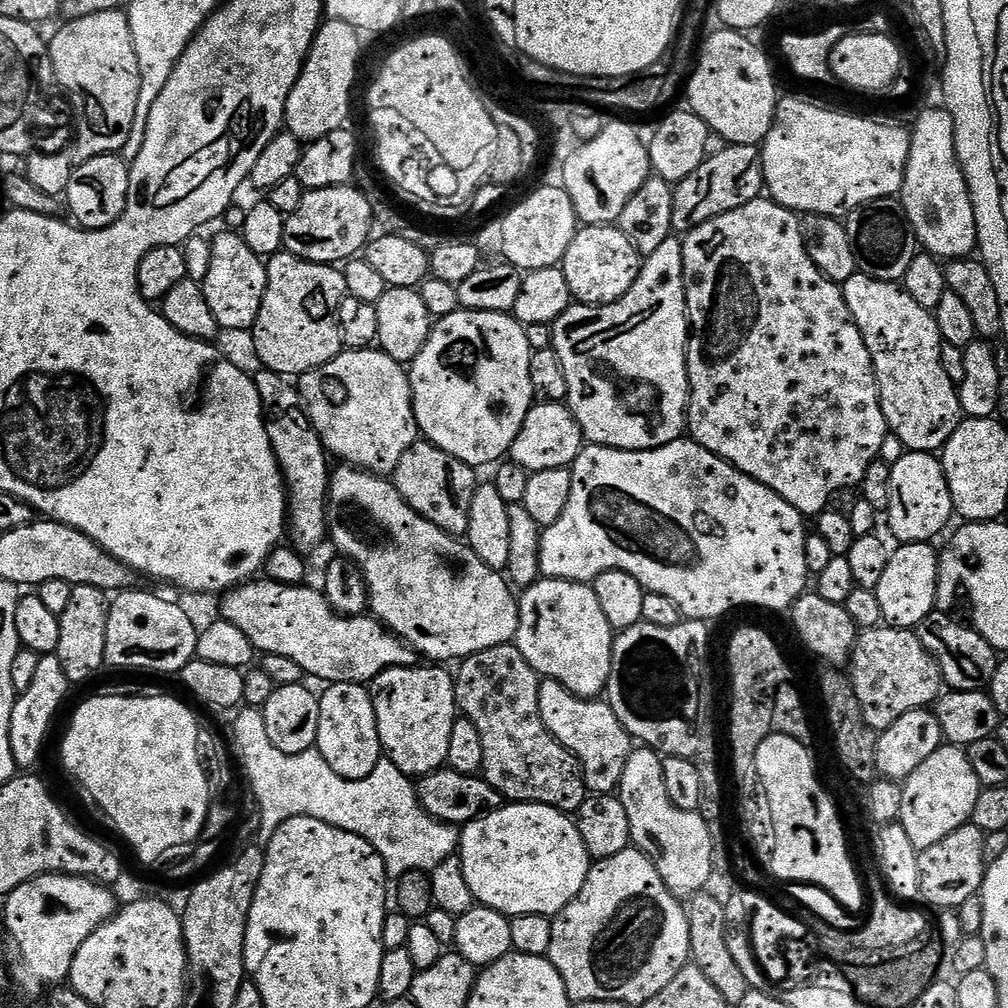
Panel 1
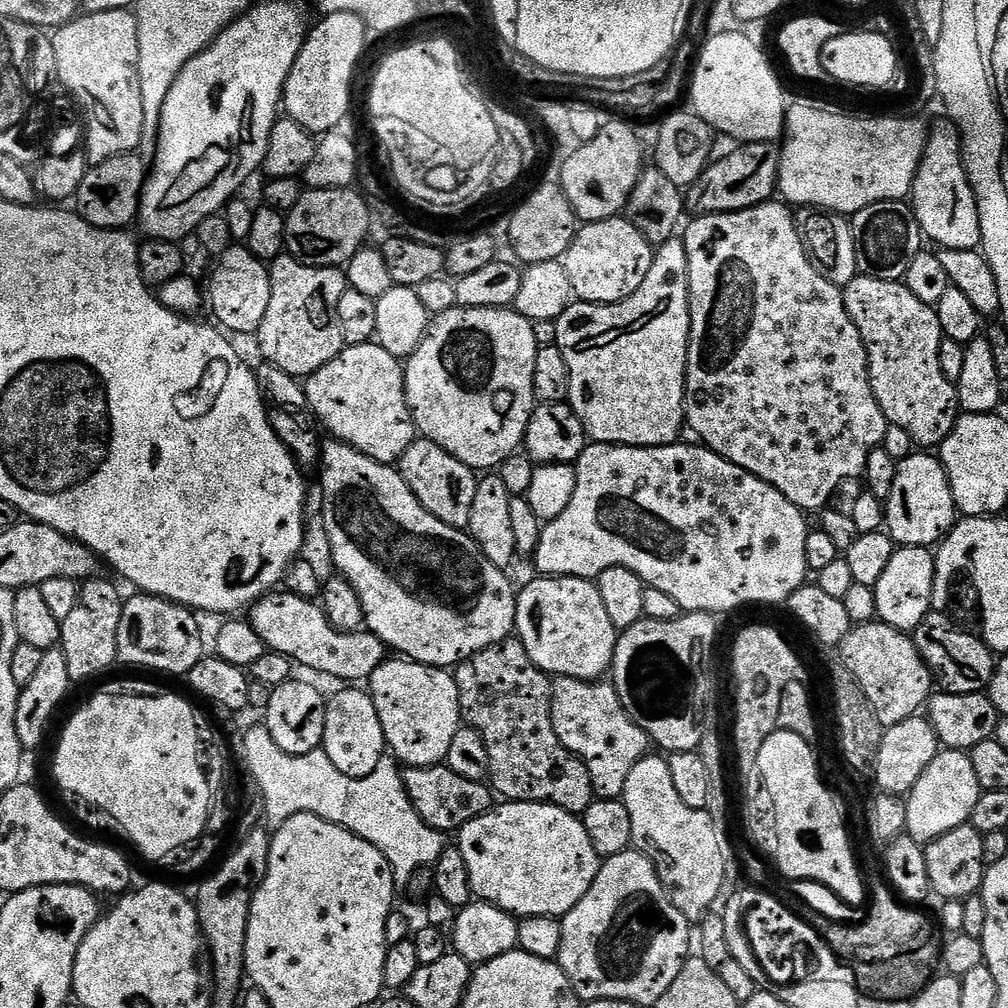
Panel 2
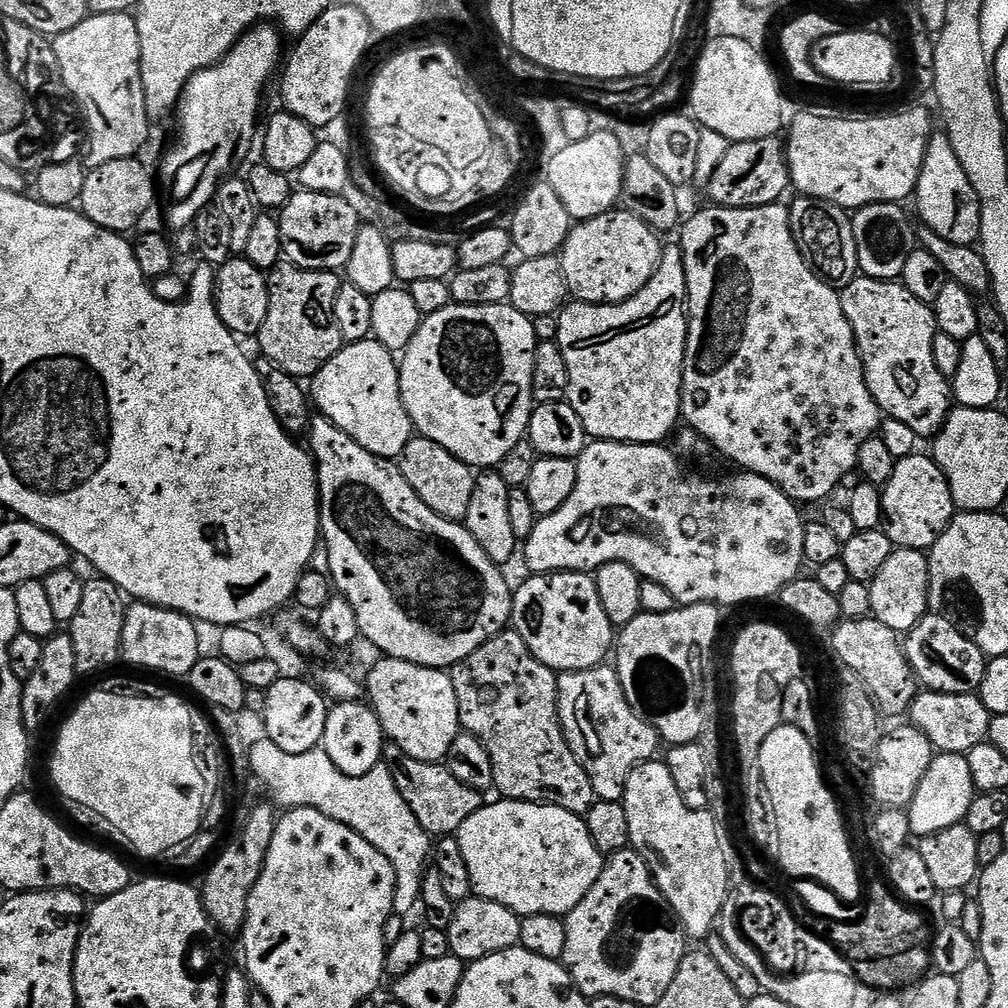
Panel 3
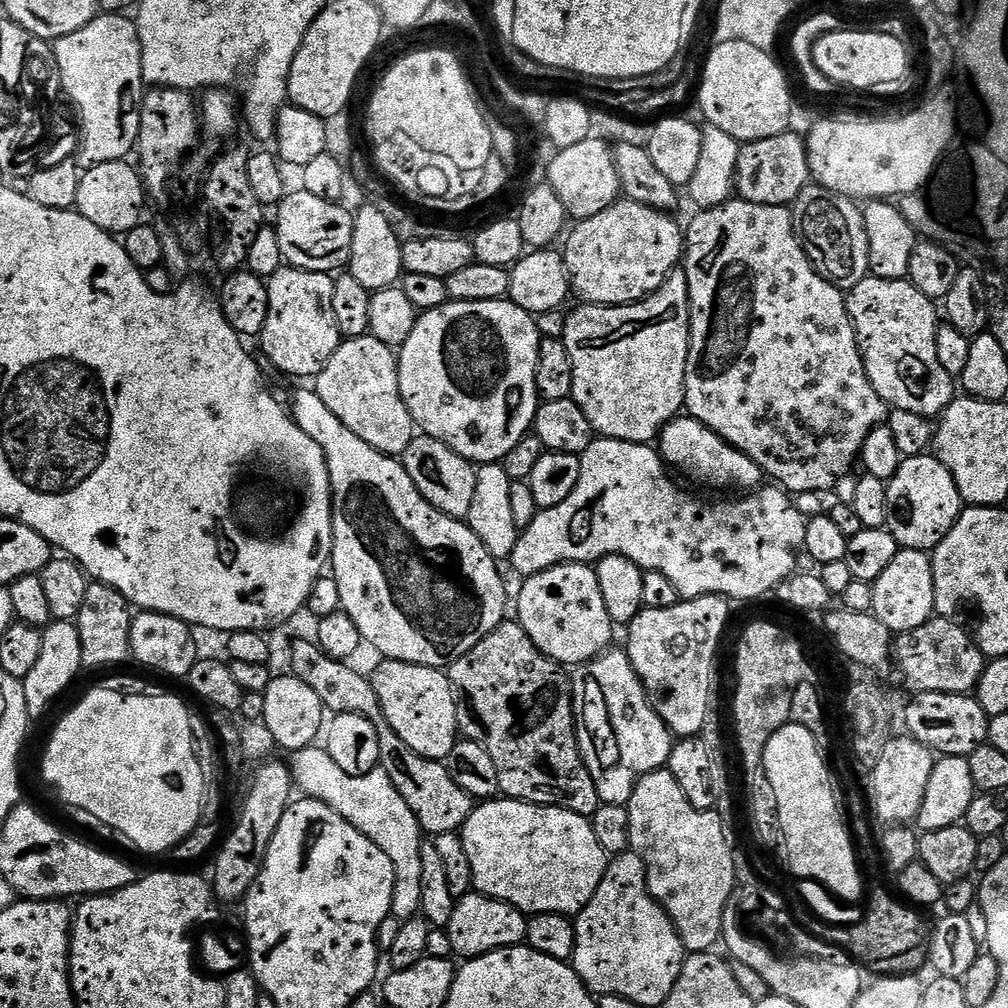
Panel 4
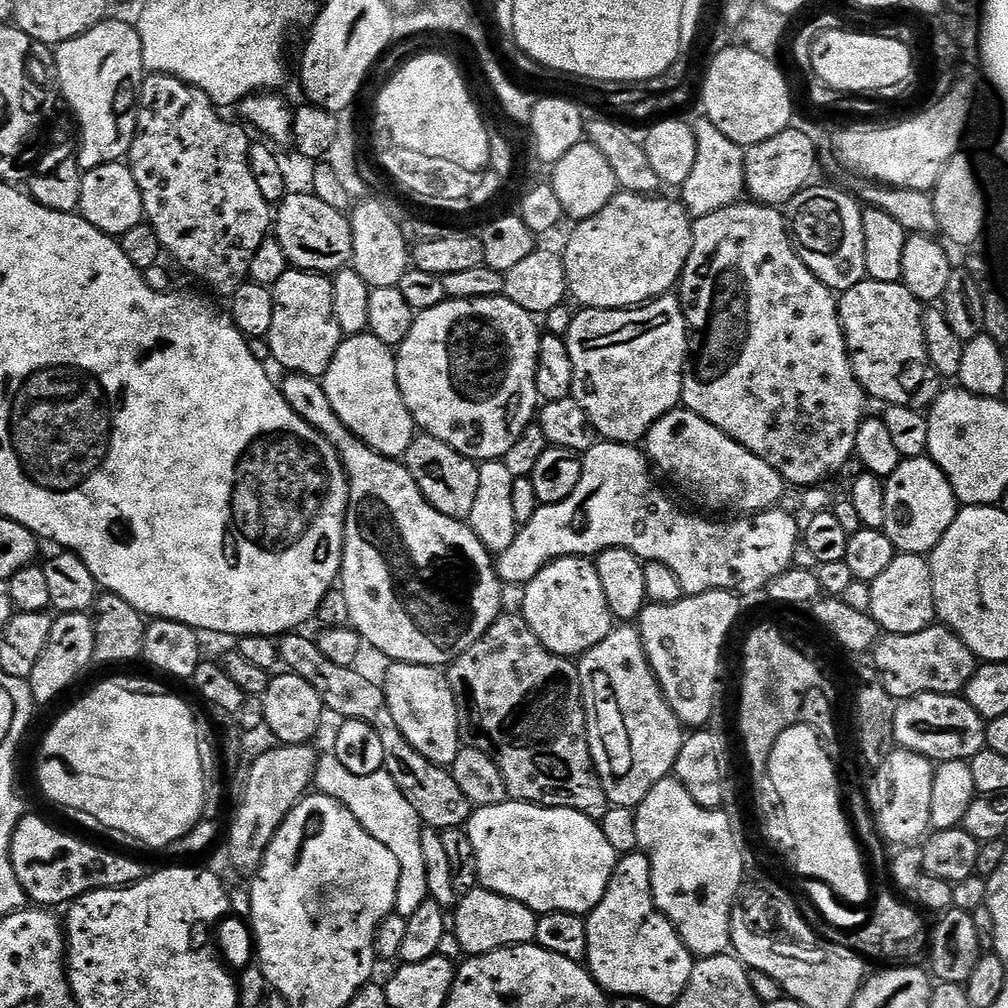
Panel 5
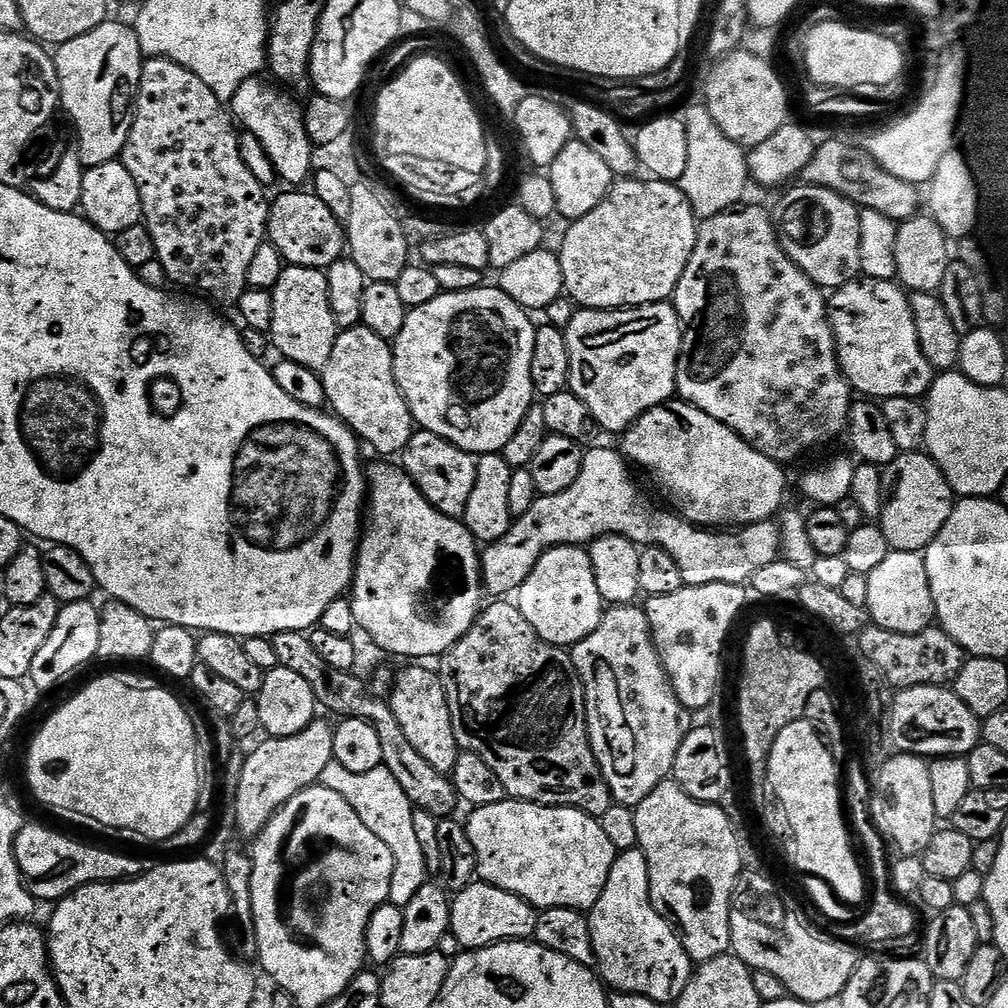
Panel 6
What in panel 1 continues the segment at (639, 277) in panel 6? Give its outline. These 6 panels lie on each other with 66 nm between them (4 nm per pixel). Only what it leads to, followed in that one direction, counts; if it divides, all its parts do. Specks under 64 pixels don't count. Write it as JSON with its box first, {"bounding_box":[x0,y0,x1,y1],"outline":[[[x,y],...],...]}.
{"bounding_box":[562,224,641,306],"outline":[[[589,224],[581,227],[574,242],[570,242],[562,267],[573,301],[599,306],[618,302],[618,298],[626,295],[638,278],[641,263],[640,252],[621,228],[610,224]]]}

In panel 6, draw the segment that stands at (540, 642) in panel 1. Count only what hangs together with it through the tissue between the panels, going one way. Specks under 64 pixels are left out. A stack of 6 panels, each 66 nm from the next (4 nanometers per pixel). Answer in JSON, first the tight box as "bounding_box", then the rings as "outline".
{"bounding_box":[515,544,606,649],"outline":[[[561,544],[543,552],[526,582],[515,593],[522,618],[538,630],[546,642],[567,649],[573,644],[583,644],[594,630],[598,630],[600,619],[604,617],[606,605],[602,594],[598,594],[598,582],[594,582],[594,570],[583,547]]]}

